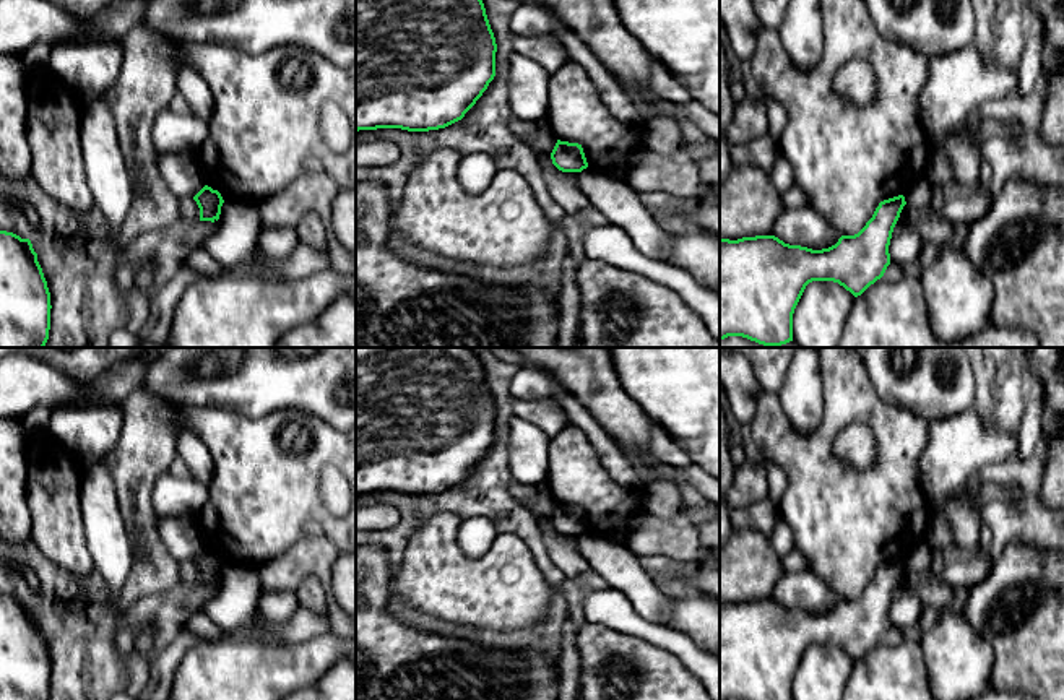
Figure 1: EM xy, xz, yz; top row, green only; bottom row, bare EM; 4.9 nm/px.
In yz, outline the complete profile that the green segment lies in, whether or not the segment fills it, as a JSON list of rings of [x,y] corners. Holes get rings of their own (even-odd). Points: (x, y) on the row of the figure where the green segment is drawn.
[[[903,195],[880,201],[858,234],[841,235],[835,245],[822,250],[789,245],[775,235],[720,239],[720,341],[728,336],[763,346],[793,341],[793,313],[812,281],[833,281],[854,297],[861,296],[890,265],[889,245],[905,205]]]

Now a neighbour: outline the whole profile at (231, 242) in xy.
[[[245,198],[224,200],[218,224],[200,247],[226,268],[252,258],[252,250],[263,227],[258,205]]]

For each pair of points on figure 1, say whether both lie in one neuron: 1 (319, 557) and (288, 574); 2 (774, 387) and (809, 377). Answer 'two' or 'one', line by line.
1: one
2: two

